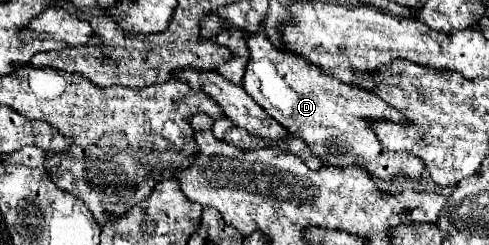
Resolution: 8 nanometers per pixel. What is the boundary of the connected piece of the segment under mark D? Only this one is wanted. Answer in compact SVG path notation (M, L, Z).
M263 32L257 34L245 34L245 42L249 48L249 66L245 70L243 76L243 88L245 92L263 108L267 110L283 128L287 128L289 132L299 134L309 148L313 150L313 154L323 158L323 164L327 166L363 166L369 174L377 176L377 178L419 178L425 172L425 166L421 164L421 158L405 154L405 152L385 152L375 136L375 132L369 128L369 118L371 120L395 120L405 124L405 118L399 110L391 108L387 102L383 102L381 98L377 98L373 92L367 92L363 88L353 88L345 82L339 82L337 78L329 78L325 74L321 74L315 66L305 64L305 60L297 58L291 52L279 50Z

